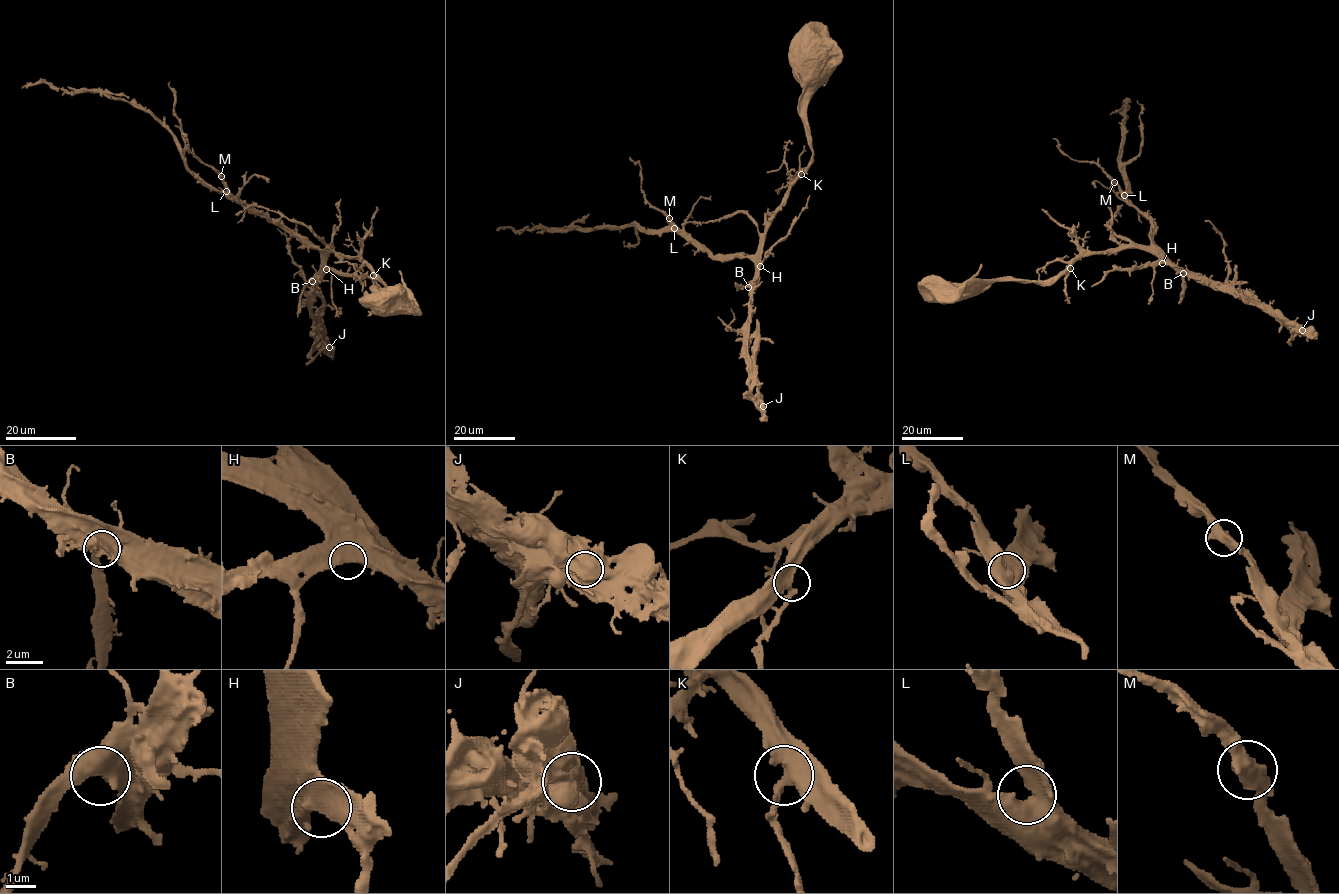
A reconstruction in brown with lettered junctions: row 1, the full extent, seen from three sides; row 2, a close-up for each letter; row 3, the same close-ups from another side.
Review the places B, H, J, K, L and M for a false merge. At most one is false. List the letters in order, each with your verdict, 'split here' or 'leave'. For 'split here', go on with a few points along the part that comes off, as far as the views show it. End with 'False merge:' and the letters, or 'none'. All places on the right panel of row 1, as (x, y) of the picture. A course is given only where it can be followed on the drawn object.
B: leave
H: leave
J: split here; course (1302, 330), (1287, 325), (1257, 303), (1244, 300), (1234, 287), (1237, 266)
K: leave
L: leave
M: leave
False merge: J

